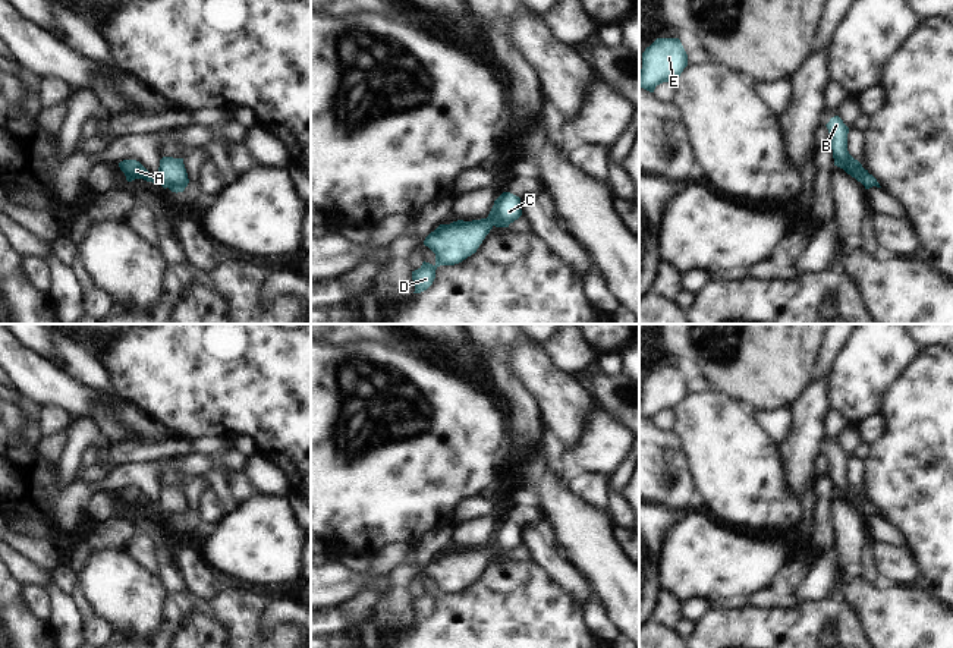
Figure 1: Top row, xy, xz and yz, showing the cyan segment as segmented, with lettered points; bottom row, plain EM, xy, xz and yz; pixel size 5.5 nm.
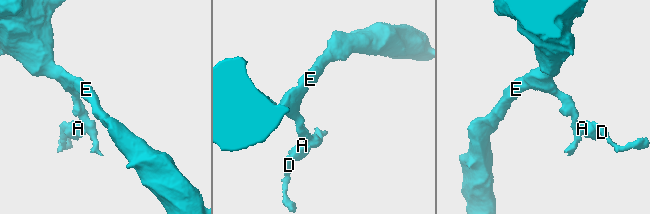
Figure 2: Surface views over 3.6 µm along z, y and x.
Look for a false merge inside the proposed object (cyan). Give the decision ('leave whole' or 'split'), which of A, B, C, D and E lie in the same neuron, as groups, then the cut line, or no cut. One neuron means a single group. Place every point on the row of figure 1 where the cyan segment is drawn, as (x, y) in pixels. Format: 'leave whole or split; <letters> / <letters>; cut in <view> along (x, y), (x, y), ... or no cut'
leave whole; A B C D E; no cut

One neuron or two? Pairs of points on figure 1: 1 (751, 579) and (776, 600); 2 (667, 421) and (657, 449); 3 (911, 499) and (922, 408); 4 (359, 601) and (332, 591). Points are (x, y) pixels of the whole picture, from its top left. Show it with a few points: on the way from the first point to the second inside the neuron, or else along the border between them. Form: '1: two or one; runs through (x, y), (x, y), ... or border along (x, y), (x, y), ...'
1: two; border along (770, 588), (761, 590), (749, 598)
2: two; border along (654, 422), (663, 430), (673, 431)
3: one; runs through (922, 477), (922, 430)
4: two; border along (381, 590), (377, 587), (362, 587), (343, 603)

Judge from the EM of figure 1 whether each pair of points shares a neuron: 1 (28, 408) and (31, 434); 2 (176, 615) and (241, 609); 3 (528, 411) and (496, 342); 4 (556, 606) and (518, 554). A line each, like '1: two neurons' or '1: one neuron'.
1: one neuron
2: one neuron
3: one neuron
4: two neurons

